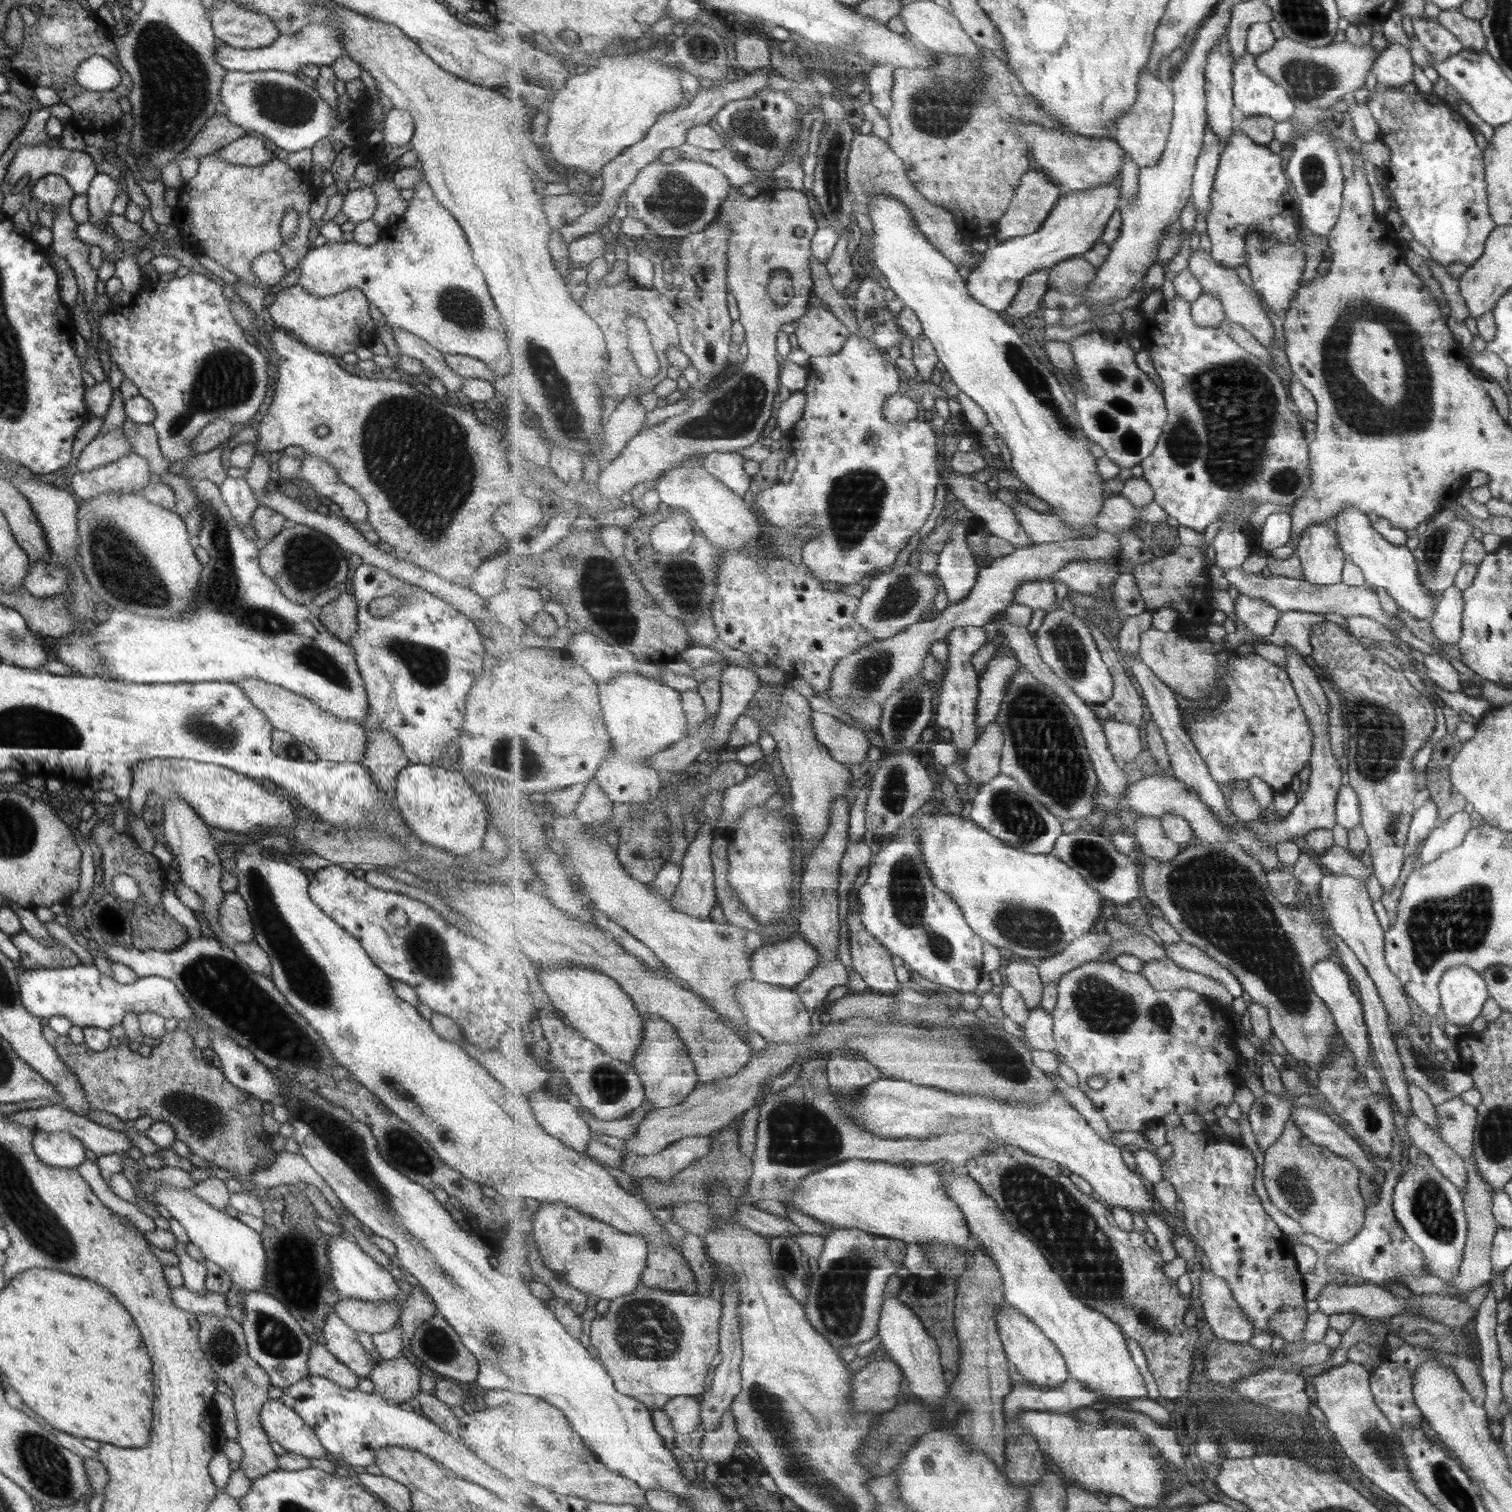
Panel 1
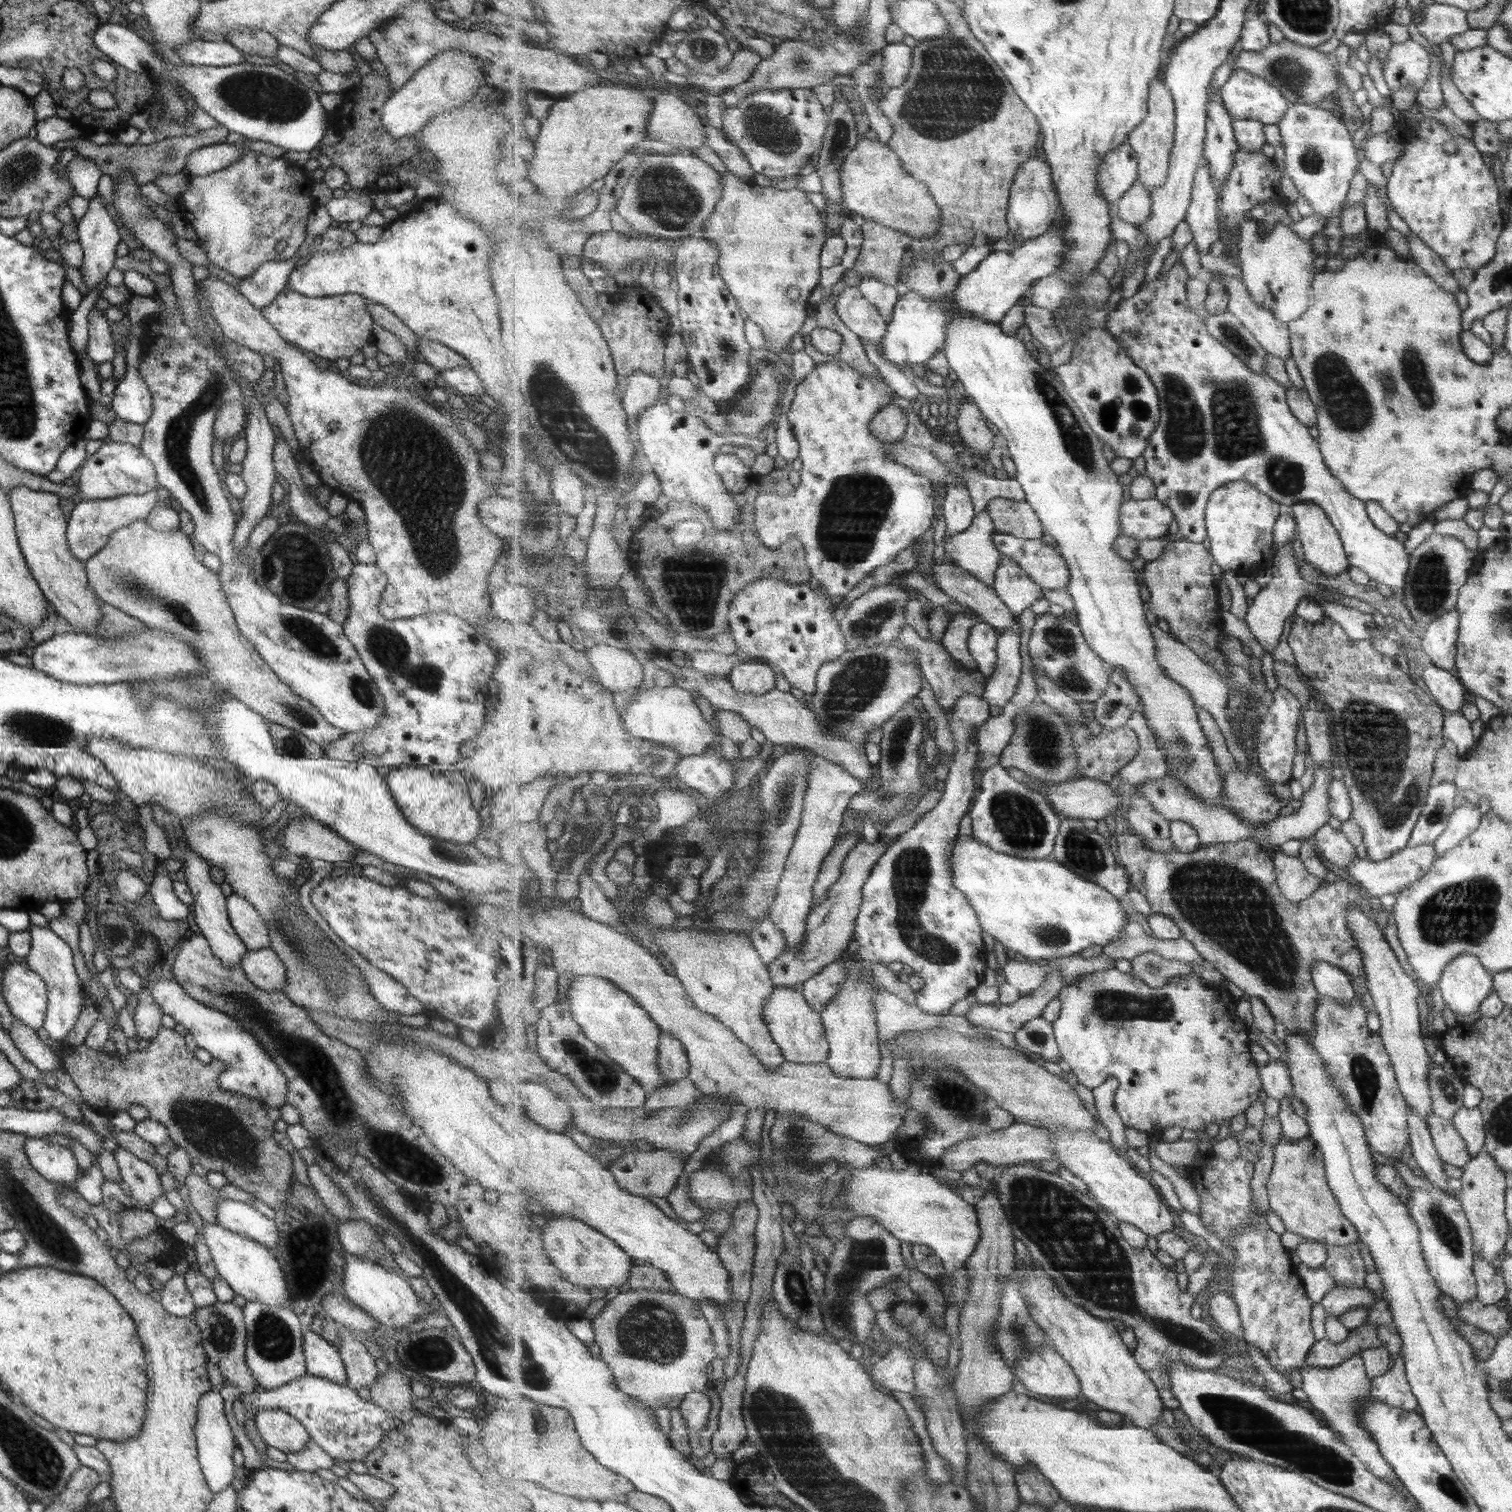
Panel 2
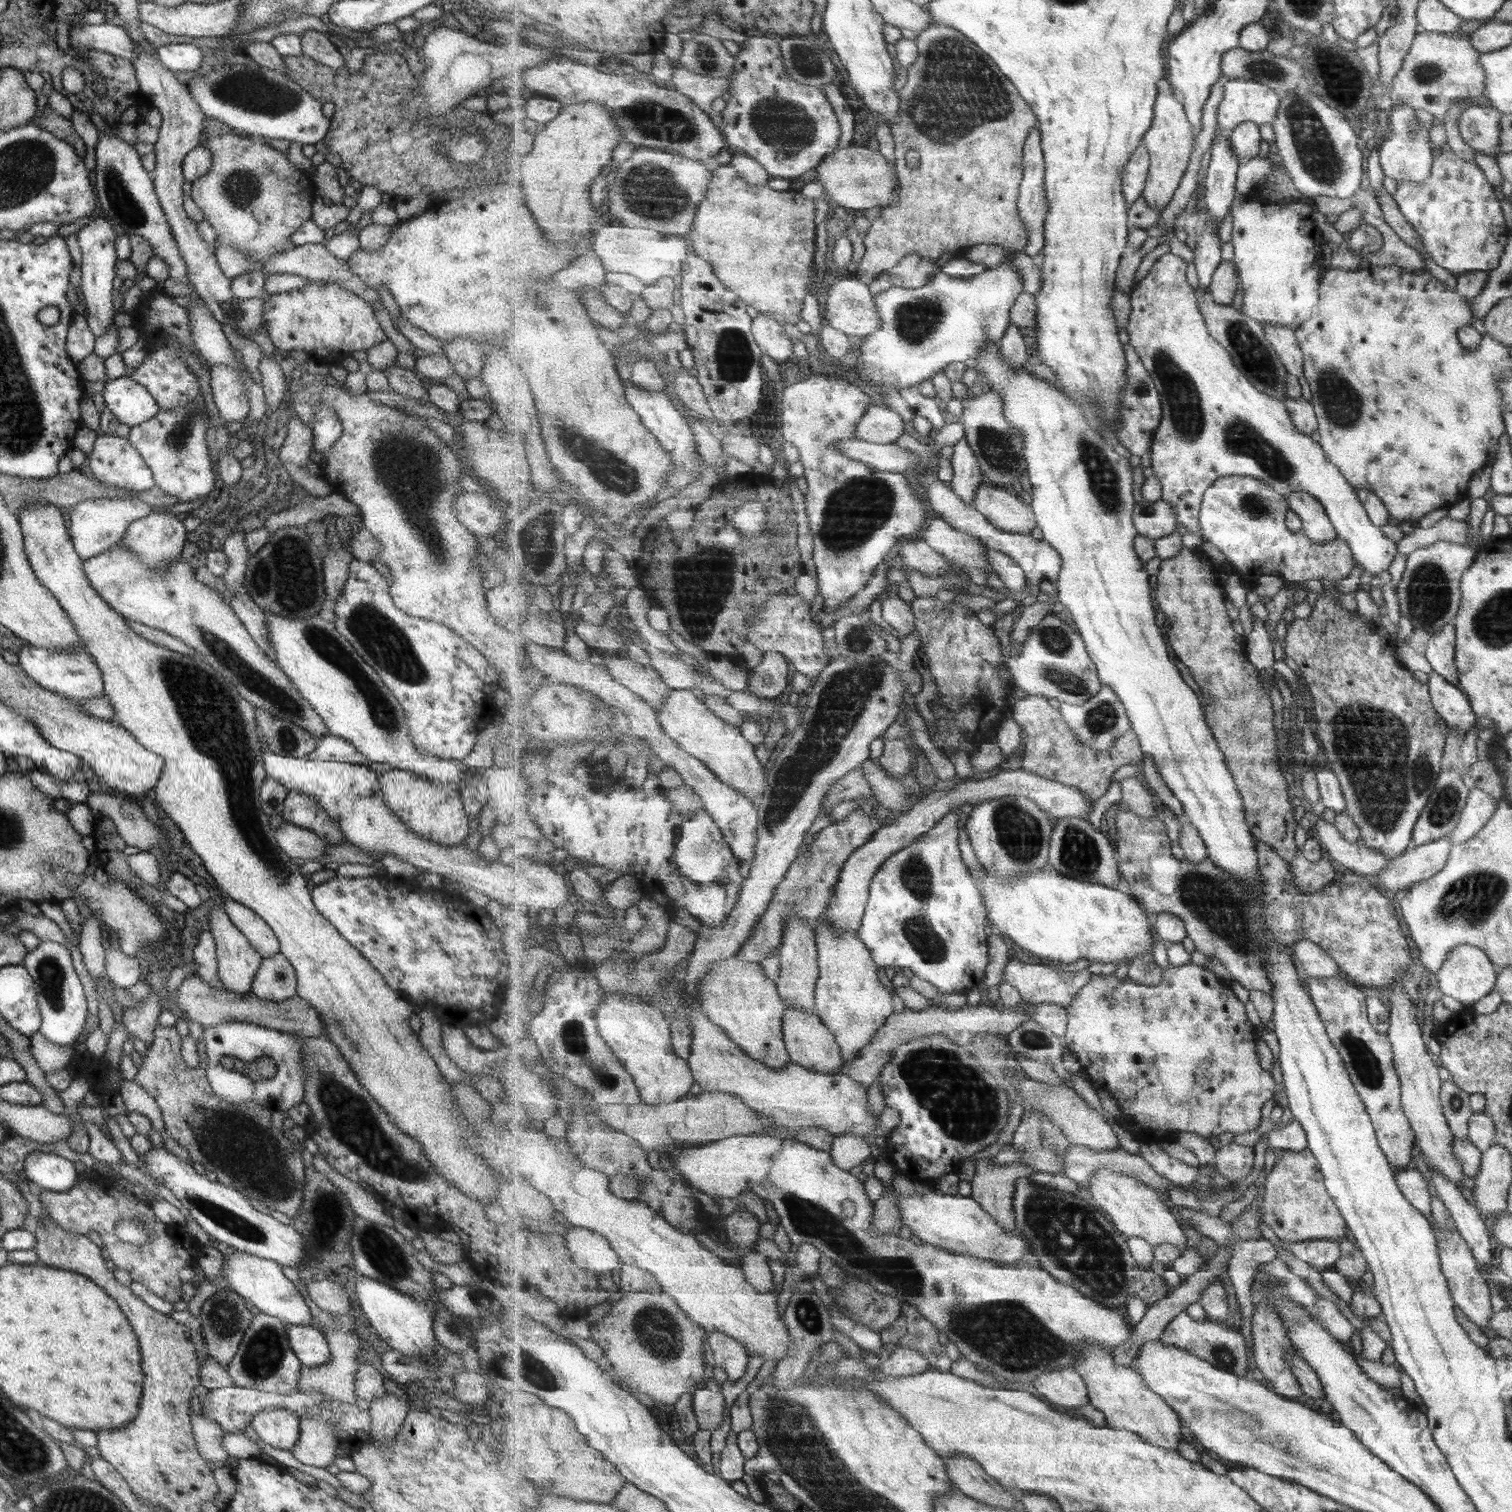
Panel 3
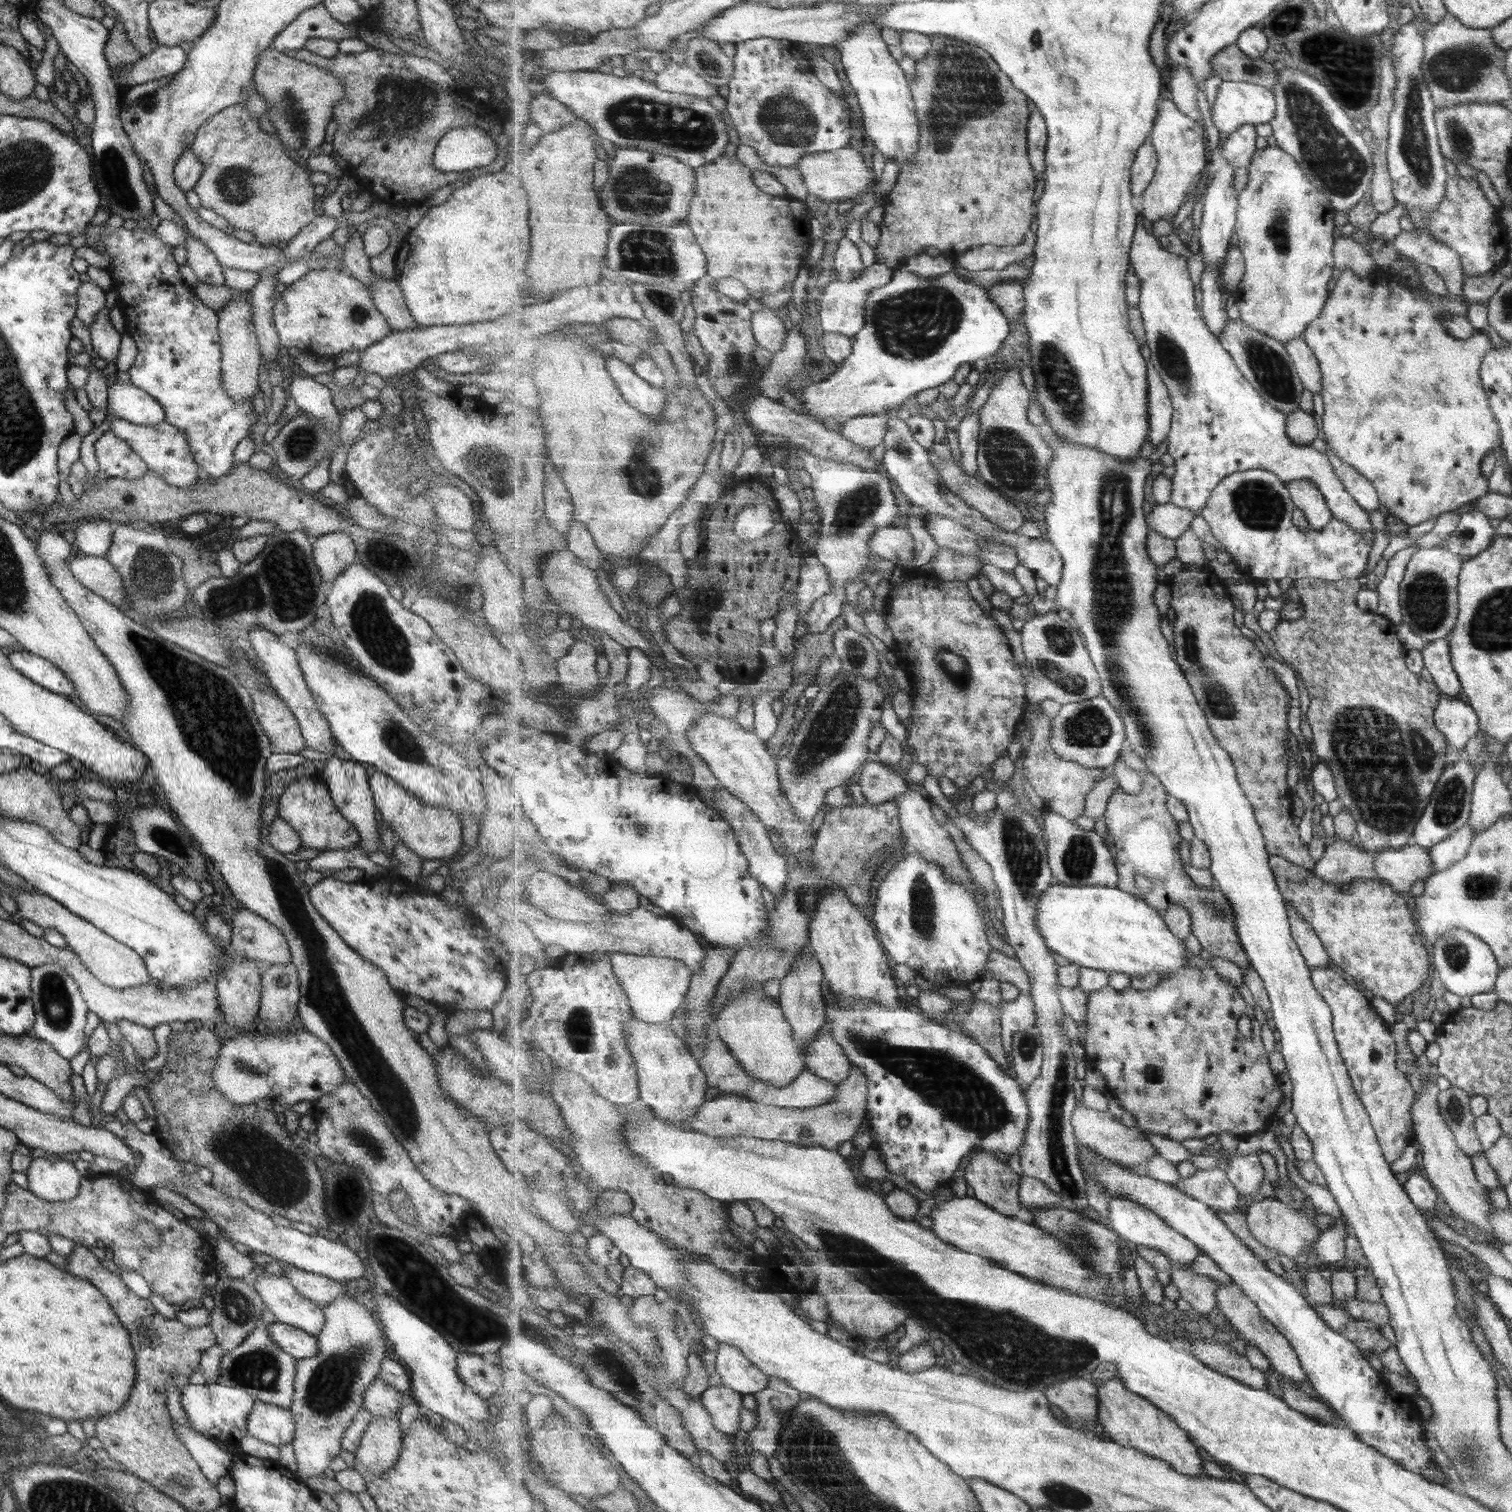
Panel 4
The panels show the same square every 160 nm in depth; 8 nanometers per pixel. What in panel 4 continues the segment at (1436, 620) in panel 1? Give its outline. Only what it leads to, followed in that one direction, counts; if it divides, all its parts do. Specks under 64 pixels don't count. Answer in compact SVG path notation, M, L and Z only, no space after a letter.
M1446 636L1426 642L1420 654L1423 666L1433 677L1438 693L1445 697L1457 697L1460 683L1450 663Z

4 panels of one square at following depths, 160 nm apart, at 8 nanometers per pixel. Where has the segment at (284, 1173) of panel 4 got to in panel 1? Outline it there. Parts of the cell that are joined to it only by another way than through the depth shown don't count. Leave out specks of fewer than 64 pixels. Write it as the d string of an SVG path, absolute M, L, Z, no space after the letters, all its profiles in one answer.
M47 1026L41 1032L76 1076L88 1108L103 1110L124 1122L148 1116L153 1122L167 1123L191 1155L230 1172L245 1190L261 1197L261 1189L249 1182L249 1177L260 1171L261 1157L270 1157L272 1152L271 1134L261 1127L261 1101L229 1084L220 1069L203 1059L187 1031L165 1031L146 1057L131 1051L124 1039L116 1047L95 1052L73 1044L67 1036L59 1036Z

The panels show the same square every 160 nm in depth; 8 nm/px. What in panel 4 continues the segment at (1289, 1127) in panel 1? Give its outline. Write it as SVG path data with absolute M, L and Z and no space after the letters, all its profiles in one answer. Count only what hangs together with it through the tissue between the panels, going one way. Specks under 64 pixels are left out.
M1307 1195L1303 1200L1303 1209L1295 1209L1289 1204L1283 1204L1277 1198L1267 1198L1261 1202L1251 1203L1247 1207L1246 1221L1252 1236L1262 1245L1271 1250L1277 1250L1287 1257L1297 1258L1301 1254L1301 1248L1315 1242L1320 1236L1317 1223L1313 1218L1317 1216L1313 1203L1309 1203Z

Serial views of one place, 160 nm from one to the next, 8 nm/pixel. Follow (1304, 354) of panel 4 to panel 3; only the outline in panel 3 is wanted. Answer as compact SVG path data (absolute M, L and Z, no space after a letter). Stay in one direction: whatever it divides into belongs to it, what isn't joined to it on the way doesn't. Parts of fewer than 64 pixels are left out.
M1261 322L1261 324L1265 338L1275 347L1287 370L1291 374L1301 376L1303 355L1296 338L1296 330L1281 326L1276 322Z

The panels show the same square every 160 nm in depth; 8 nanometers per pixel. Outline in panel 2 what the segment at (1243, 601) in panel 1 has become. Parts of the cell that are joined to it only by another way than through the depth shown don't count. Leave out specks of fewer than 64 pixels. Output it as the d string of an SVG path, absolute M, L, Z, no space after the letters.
M1290 543L1278 549L1278 554L1271 569L1274 572L1273 580L1253 598L1252 605L1249 605L1247 615L1244 618L1254 638L1262 649L1268 653L1273 652L1273 650L1279 646L1279 638L1281 638L1281 634L1285 632L1285 622L1287 622L1287 618L1297 610L1297 606L1299 606L1299 602L1301 602L1301 597L1303 596L1322 595L1326 593L1330 601L1337 601L1345 607L1357 609L1357 611L1367 614L1376 612L1372 606L1369 606L1366 602L1357 600L1357 598L1345 596L1336 591L1330 592L1328 589L1325 590L1324 586L1316 583L1305 582L1301 578L1300 566L1297 562L1296 554L1294 554L1294 548L1290 546Z

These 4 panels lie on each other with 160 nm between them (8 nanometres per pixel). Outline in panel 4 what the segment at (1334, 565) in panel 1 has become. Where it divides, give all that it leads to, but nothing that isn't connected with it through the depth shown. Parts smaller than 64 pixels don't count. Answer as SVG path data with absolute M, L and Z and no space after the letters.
M1309 480L1291 482L1288 485L1290 493L1293 495L1293 502L1297 508L1308 519L1308 526L1311 529L1322 529L1332 520L1332 511L1328 509L1324 501L1324 495L1317 490L1317 487Z

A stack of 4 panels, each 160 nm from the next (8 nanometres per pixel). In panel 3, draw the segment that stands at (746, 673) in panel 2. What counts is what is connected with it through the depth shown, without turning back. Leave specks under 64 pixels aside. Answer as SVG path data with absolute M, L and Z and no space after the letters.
M779 651L764 653L761 663L747 675L747 690L759 697L781 697L789 688L789 665Z

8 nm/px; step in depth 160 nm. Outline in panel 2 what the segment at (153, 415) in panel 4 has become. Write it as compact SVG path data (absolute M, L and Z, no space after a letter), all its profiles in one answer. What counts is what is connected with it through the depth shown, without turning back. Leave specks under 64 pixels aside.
M142 330L129 332L124 375L115 383L110 407L115 416L125 422L142 425L152 413L152 398L138 371Z

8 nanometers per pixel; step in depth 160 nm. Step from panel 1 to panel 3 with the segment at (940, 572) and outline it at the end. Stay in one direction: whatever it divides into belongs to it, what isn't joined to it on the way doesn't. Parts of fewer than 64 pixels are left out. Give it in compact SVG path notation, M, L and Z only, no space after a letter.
M965 436L960 440L952 441L952 446L954 452L951 457L951 465L954 479L951 488L968 505L974 506L976 492L986 478L979 459Z

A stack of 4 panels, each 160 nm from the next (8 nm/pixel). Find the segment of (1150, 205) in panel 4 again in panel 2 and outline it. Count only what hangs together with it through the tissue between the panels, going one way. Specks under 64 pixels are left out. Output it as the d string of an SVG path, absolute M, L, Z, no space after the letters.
M1156 78L1151 81L1148 109L1147 118L1129 133L1128 143L1135 149L1140 162L1139 182L1151 191L1154 188L1161 188L1167 182L1176 137L1176 99L1164 81Z

